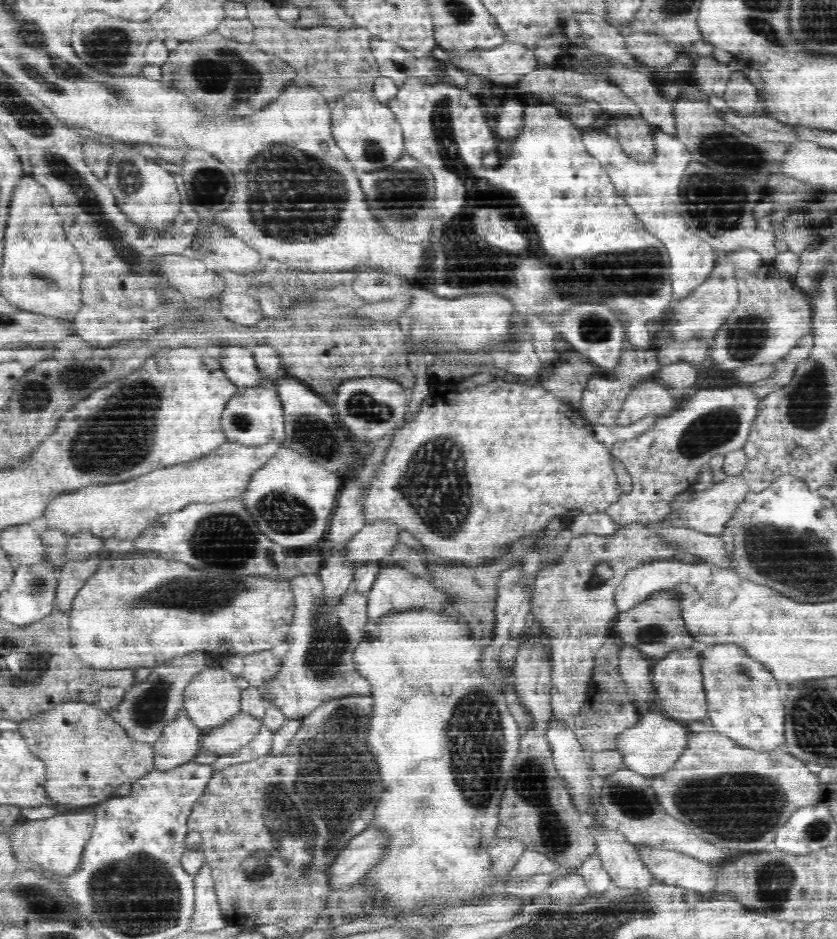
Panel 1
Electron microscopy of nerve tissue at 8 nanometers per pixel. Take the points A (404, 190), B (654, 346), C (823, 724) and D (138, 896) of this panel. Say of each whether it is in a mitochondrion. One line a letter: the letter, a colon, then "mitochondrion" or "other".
A: mitochondrion
B: other
C: mitochondrion
D: mitochondrion

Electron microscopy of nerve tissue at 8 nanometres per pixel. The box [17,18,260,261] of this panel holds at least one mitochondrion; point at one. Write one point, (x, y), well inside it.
(107, 47)

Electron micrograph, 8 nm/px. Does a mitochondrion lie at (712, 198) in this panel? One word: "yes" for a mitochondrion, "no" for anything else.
yes

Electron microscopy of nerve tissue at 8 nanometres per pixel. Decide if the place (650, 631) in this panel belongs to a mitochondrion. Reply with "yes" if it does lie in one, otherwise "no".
yes

